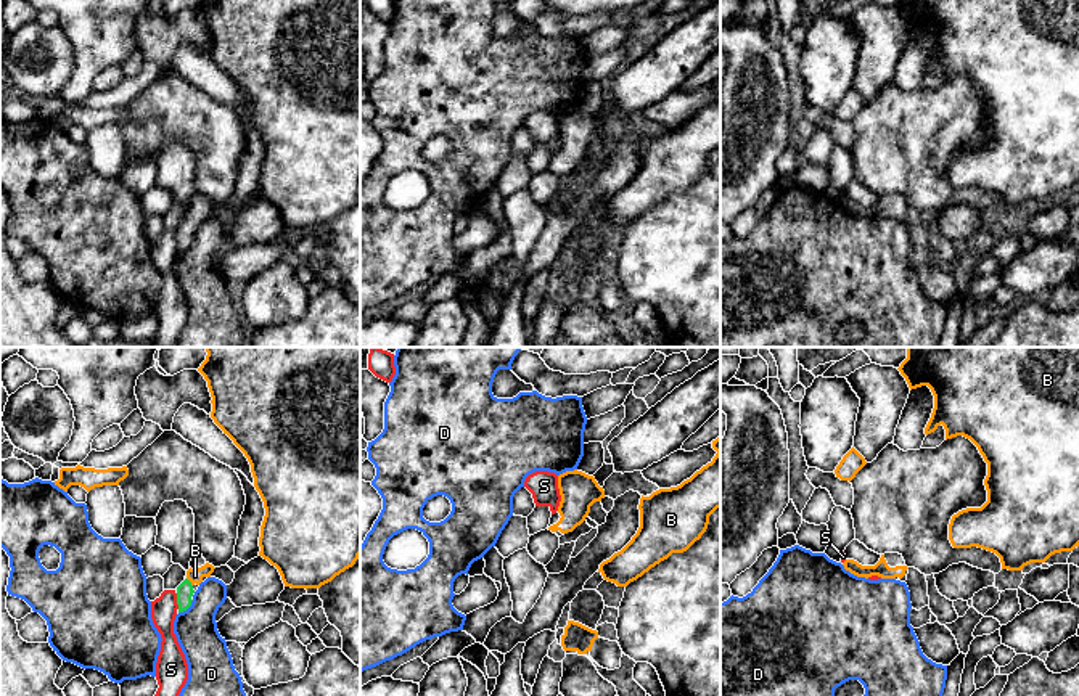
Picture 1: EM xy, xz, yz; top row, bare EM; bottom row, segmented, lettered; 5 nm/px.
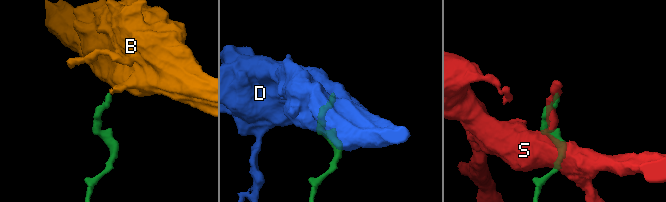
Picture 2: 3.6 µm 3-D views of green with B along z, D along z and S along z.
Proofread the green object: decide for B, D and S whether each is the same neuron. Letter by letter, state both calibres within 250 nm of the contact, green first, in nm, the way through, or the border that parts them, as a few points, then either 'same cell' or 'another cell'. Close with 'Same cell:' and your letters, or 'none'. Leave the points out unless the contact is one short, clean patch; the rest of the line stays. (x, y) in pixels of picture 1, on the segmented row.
B: 80 nm thick on the green side, 80 nm on the other; runs through xy (185, 590), (190, 582), (195, 576); same cell
D: 80 nm thick on the green side, 220 nm on the other; another cell
S: 80 nm thick on the green side, 130 nm on the other; another cell
Same cell: B

